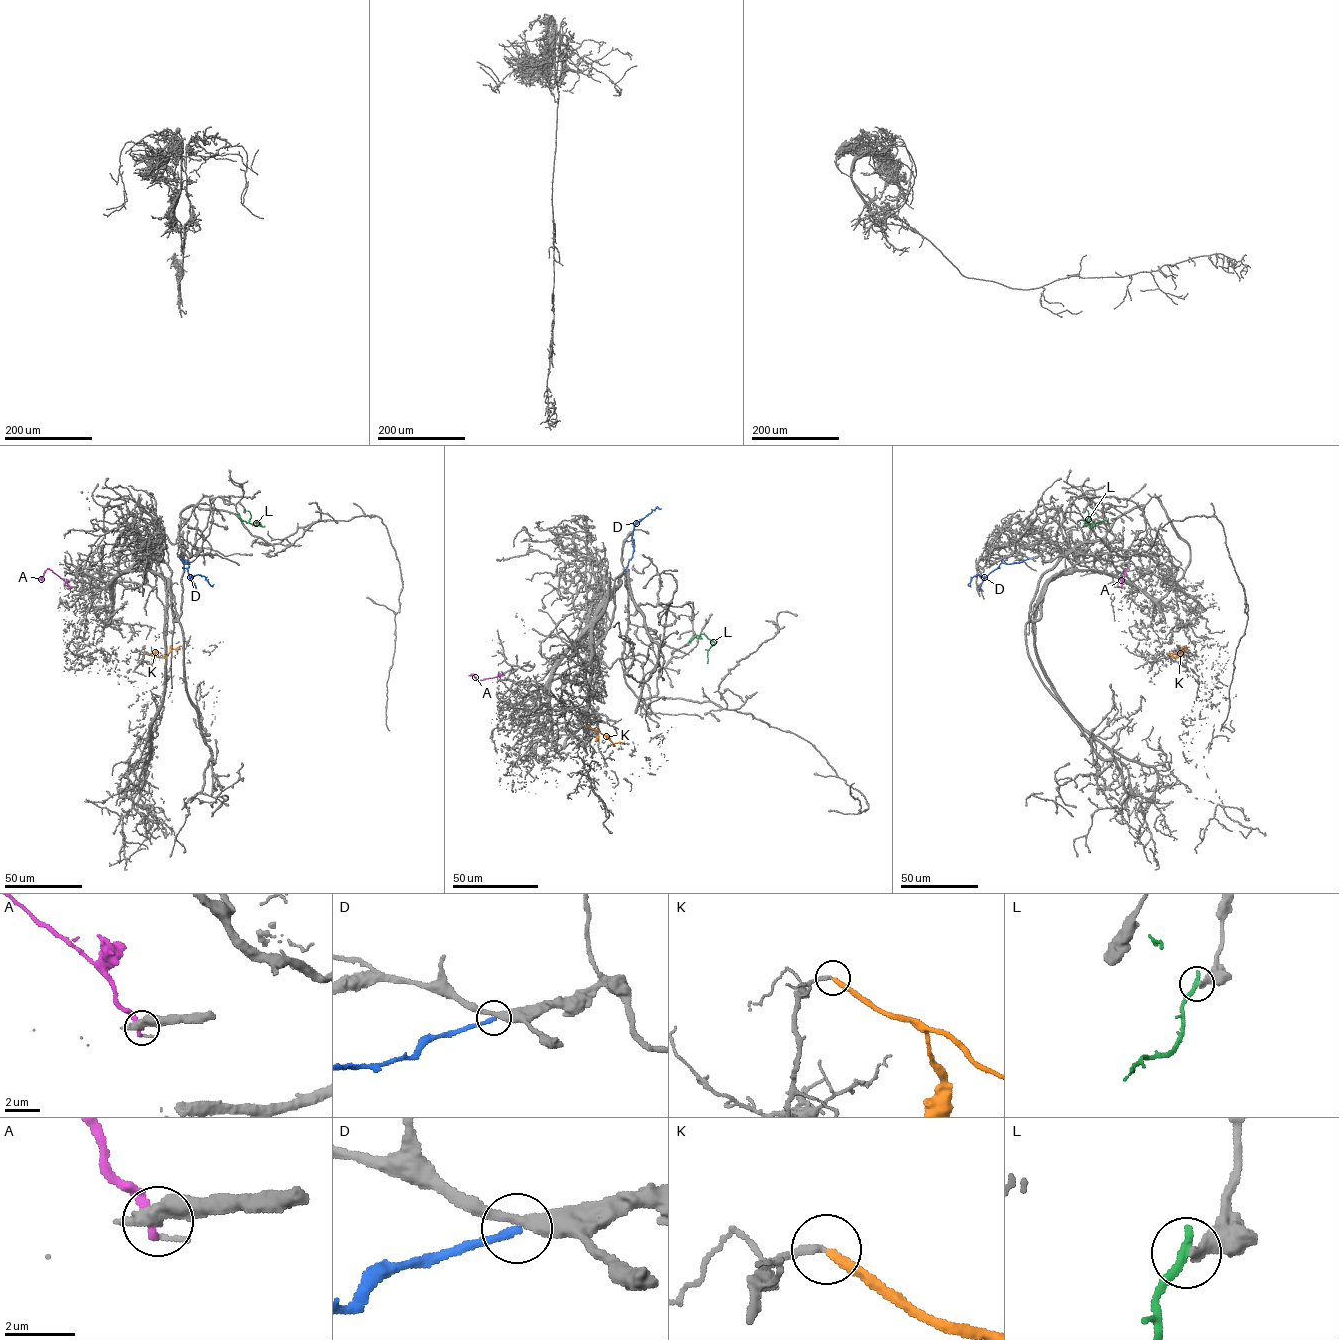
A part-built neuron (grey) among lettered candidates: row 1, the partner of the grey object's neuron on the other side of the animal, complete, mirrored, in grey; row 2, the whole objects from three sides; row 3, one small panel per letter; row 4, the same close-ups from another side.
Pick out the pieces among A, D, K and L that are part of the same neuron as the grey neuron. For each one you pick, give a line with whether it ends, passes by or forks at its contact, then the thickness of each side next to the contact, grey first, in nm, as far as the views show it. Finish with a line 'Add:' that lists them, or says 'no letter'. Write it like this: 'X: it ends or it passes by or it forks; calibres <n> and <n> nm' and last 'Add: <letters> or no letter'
Add: no letter

